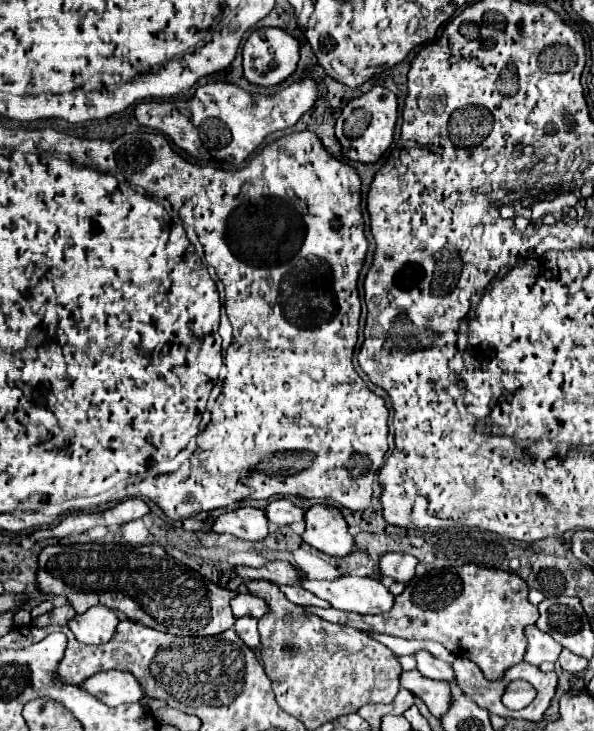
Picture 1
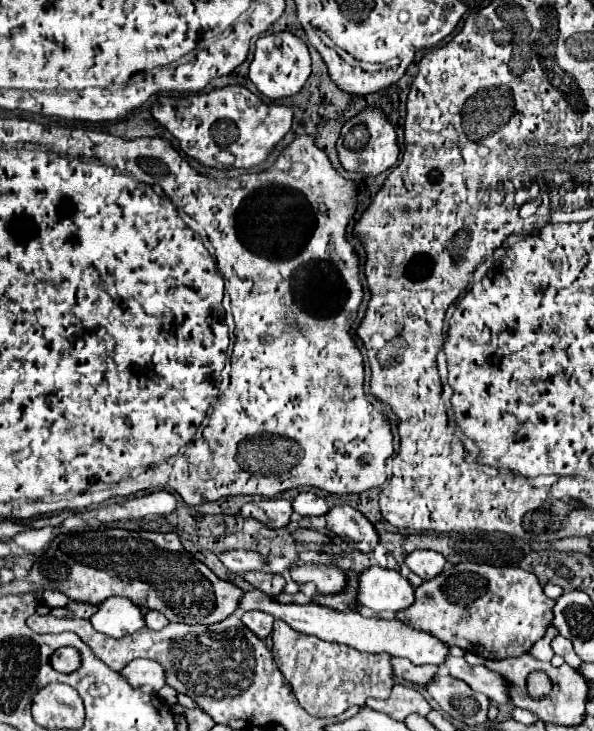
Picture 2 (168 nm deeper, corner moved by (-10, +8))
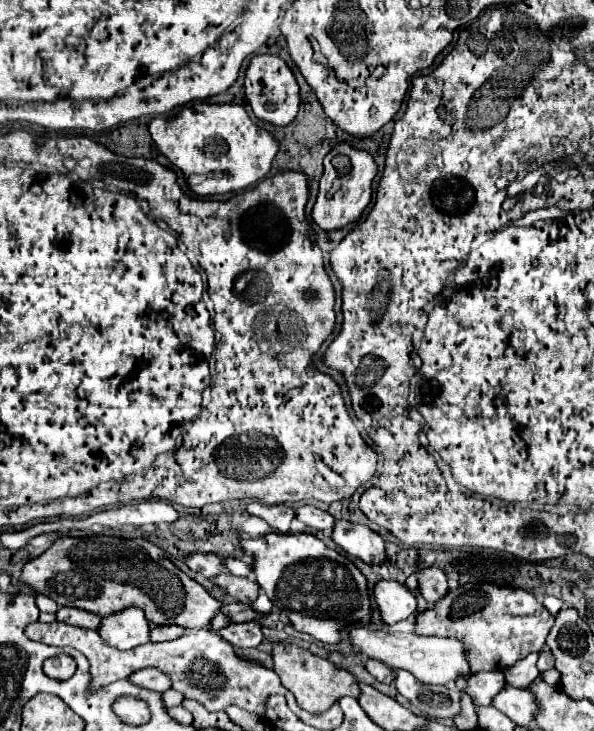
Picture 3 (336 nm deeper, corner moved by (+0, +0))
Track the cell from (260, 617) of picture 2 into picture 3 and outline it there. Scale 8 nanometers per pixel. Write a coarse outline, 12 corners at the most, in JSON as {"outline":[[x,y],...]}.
{"outline":[[232,622],[220,636],[236,648],[264,640],[260,622]]}

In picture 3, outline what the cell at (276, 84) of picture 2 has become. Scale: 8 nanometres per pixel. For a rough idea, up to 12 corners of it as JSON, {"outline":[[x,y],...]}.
{"outline":[[258,54],[244,76],[256,118],[294,120],[300,86],[276,54]]}

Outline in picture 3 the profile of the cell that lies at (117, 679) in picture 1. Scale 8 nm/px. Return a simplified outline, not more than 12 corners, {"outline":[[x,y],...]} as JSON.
{"outline":[[158,668],[132,672],[128,680],[140,688],[164,692],[170,678]]}

